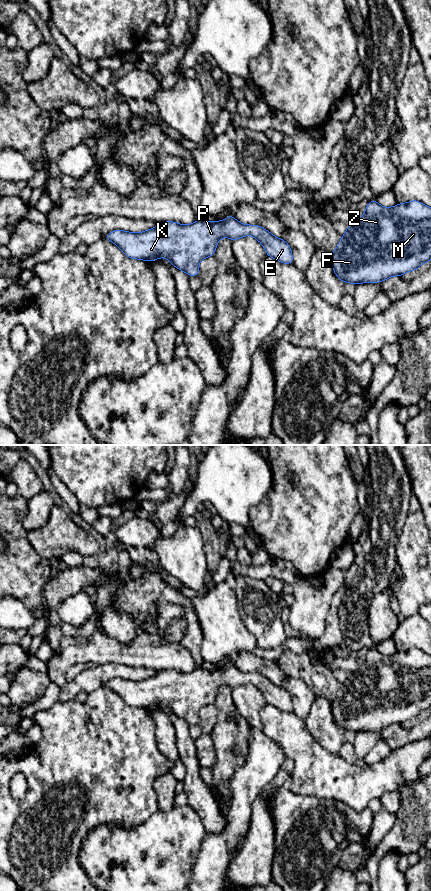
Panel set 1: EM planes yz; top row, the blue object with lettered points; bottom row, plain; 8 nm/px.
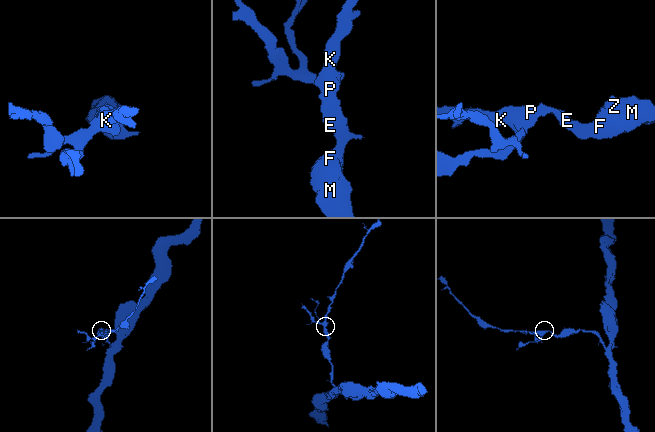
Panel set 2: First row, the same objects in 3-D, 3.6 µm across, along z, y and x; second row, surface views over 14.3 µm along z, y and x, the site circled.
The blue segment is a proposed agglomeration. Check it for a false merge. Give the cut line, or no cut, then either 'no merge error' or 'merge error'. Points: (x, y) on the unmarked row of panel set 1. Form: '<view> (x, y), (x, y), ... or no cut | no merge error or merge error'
no cut | no merge error

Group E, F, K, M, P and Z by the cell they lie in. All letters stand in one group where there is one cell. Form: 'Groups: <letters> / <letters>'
Groups: E F K M P Z

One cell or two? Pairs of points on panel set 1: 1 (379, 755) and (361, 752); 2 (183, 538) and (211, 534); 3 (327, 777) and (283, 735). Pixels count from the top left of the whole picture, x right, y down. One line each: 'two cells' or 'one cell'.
1: two cells
2: two cells
3: one cell

